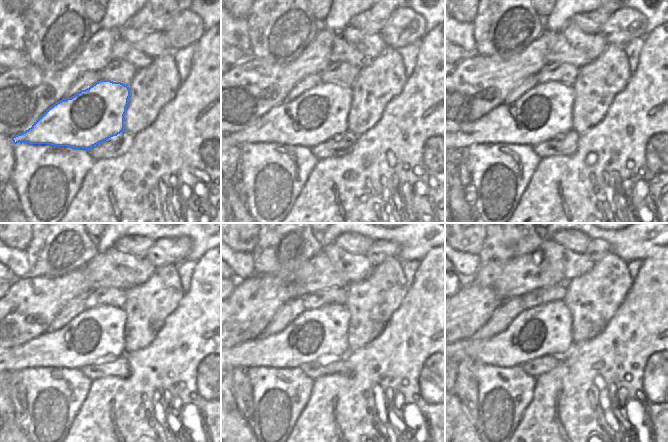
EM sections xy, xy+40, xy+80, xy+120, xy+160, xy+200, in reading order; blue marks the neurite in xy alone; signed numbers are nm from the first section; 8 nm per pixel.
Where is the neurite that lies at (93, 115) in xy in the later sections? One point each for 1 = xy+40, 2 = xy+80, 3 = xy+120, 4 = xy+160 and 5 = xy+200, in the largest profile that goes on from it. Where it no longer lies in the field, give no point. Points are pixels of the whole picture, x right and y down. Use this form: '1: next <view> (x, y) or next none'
1: next xy+40 (321, 113)
2: next xy+80 (544, 112)
3: next xy+120 (97, 333)
4: next xy+160 (322, 332)
5: next xy+200 (546, 330)

